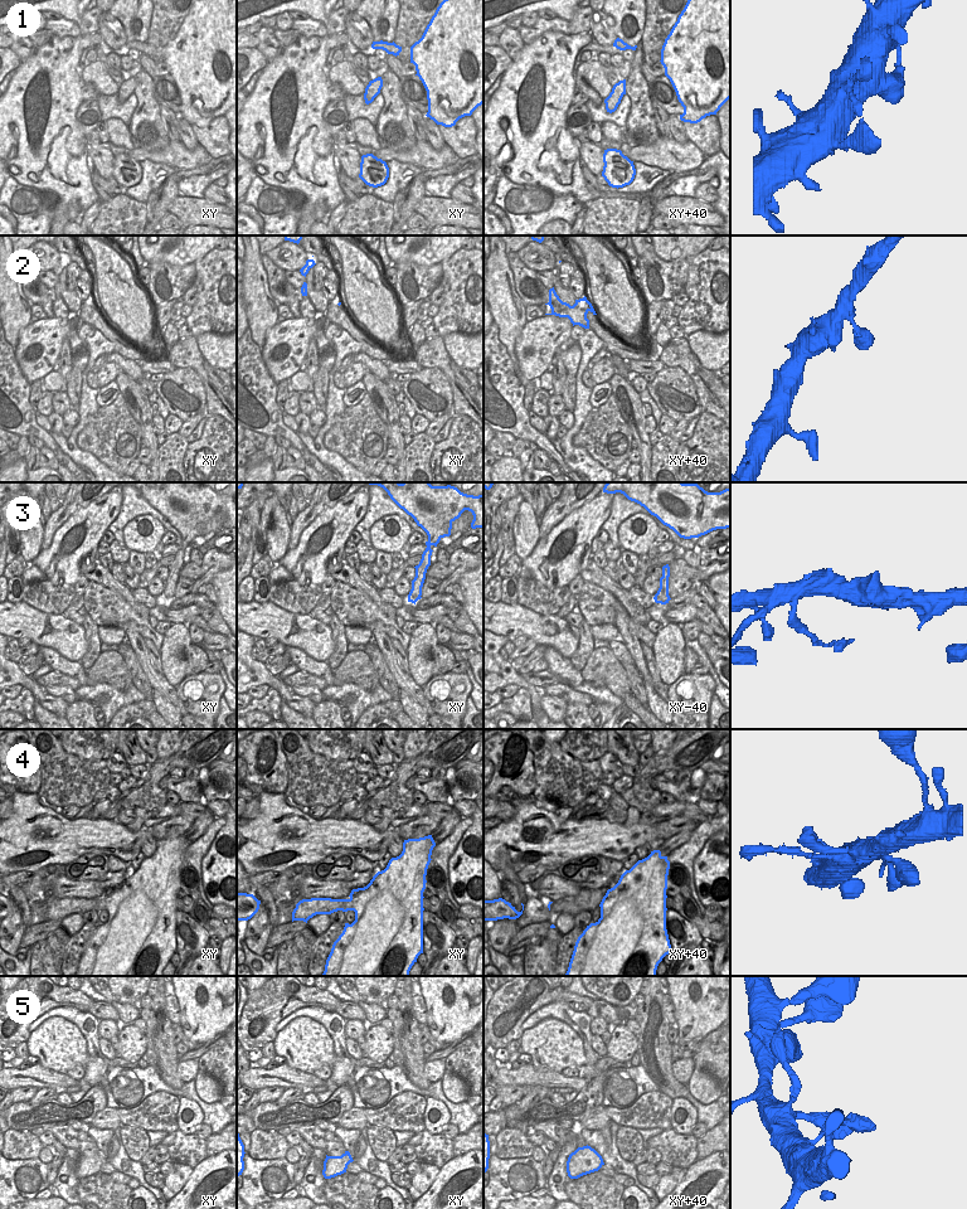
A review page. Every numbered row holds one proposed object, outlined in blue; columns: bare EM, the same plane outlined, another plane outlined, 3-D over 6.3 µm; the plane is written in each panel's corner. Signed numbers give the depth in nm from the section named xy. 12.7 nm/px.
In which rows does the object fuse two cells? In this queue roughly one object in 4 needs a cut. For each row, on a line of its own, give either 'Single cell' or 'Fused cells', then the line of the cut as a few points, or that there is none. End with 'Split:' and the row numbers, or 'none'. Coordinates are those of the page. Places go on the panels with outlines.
1: Single cell. No split
2: Single cell. No split
3: Single cell. No split
4: Single cell. No split
5: Single cell. No split
Split: none

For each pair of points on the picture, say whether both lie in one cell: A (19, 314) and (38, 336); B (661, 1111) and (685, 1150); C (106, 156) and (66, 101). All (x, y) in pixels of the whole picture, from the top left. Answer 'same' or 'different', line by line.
A: different
B: different
C: different

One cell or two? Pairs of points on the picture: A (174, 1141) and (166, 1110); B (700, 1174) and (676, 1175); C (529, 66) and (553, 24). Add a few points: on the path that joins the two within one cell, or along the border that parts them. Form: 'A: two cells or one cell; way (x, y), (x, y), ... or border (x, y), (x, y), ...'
A: two cells; border (178, 1129), (169, 1134)
B: two cells; border (686, 1169), (681, 1179)
C: two cells; border (568, 34), (543, 32), (525, 44)

